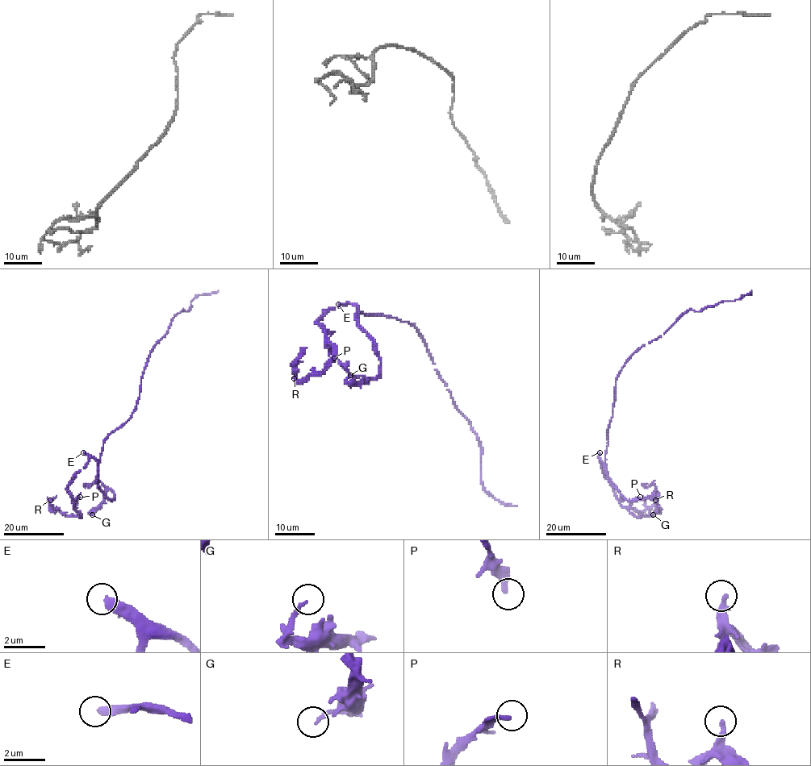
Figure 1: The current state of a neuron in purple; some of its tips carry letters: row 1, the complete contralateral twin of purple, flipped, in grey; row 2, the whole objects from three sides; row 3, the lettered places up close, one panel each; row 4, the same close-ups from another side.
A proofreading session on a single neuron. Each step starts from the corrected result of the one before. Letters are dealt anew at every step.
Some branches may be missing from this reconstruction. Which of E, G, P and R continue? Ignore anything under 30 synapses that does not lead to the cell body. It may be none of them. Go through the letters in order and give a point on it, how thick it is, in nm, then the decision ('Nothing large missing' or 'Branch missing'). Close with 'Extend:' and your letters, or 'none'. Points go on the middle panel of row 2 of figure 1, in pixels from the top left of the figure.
E: Place: (338, 304). Thickness 440 nm. Nothing large missing
G: Place: (350, 375). Thickness 160 nm. Nothing large missing
P: Place: (334, 358). Thickness 240 nm. Nothing large missing
R: Place: (294, 378). Thickness 280 nm. Nothing large missing
Extend: none

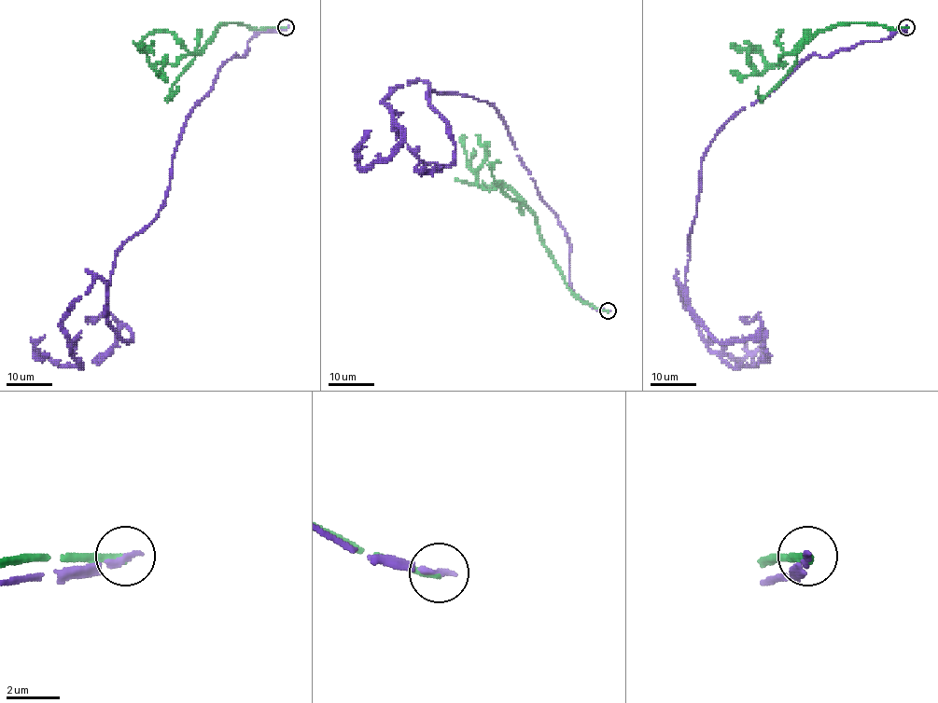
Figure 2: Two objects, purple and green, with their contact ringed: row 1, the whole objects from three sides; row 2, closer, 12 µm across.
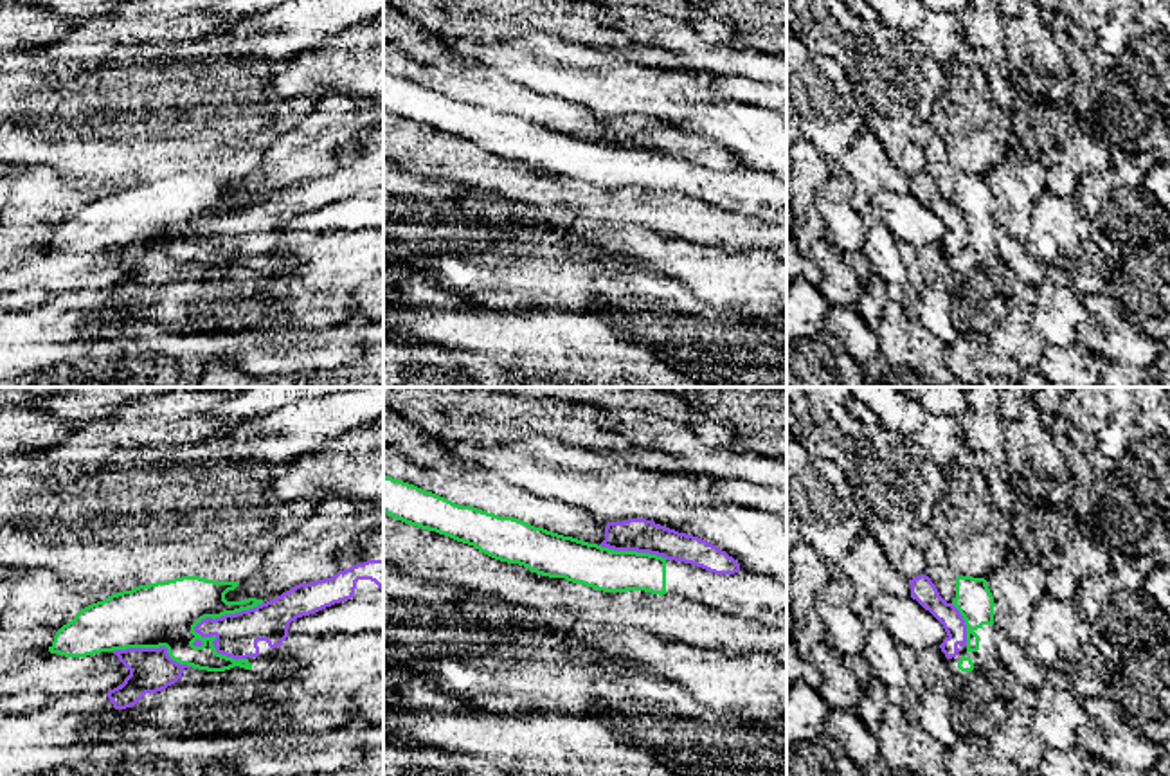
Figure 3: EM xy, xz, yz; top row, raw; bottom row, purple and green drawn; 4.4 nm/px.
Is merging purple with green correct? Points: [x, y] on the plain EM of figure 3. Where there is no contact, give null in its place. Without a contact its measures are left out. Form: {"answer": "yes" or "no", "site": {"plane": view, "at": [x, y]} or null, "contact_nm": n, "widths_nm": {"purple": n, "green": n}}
{"answer": "no", "site": {"plane": "xy", "at": [222, 213]}, "contact_nm": 380, "widths_nm": {"purple": 190, "green": 280}}

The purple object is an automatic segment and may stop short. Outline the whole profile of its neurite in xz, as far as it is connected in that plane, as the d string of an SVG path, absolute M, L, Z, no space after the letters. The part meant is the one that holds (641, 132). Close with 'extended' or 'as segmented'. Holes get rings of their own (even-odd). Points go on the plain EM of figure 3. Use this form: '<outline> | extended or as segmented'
M646 115L608 119L599 140L614 148L637 148L702 164L715 171L734 171L740 160L716 142Z | as segmented

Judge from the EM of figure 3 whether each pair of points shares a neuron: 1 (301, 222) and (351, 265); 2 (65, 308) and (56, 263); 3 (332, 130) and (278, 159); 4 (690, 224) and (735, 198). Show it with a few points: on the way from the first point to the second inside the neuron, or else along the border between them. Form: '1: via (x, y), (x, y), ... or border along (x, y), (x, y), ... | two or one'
1: border along (357, 229), (328, 234), (288, 234) | two
2: border along (89, 288), (62, 292), (49, 301) | two
3: via (319, 143), (312, 150), (290, 159) | one
4: border along (719, 207), (760, 218) | two

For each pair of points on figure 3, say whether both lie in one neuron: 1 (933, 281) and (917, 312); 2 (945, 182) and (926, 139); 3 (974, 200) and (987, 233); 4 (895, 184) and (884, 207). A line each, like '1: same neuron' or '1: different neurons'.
1: same neuron
2: same neuron
3: same neuron
4: different neurons

